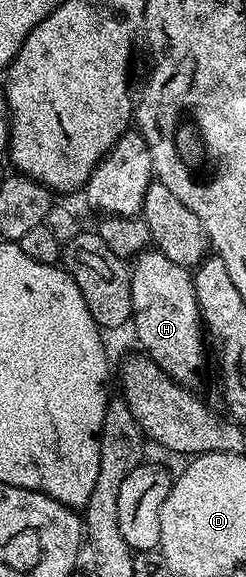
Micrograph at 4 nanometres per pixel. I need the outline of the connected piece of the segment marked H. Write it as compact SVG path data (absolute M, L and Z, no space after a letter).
M150 248L137 255L129 279L133 305L131 330L137 333L141 341L140 349L178 383L188 383L188 378L200 372L205 362L205 350L207 354L201 308L197 303L190 271L172 263L156 248Z

